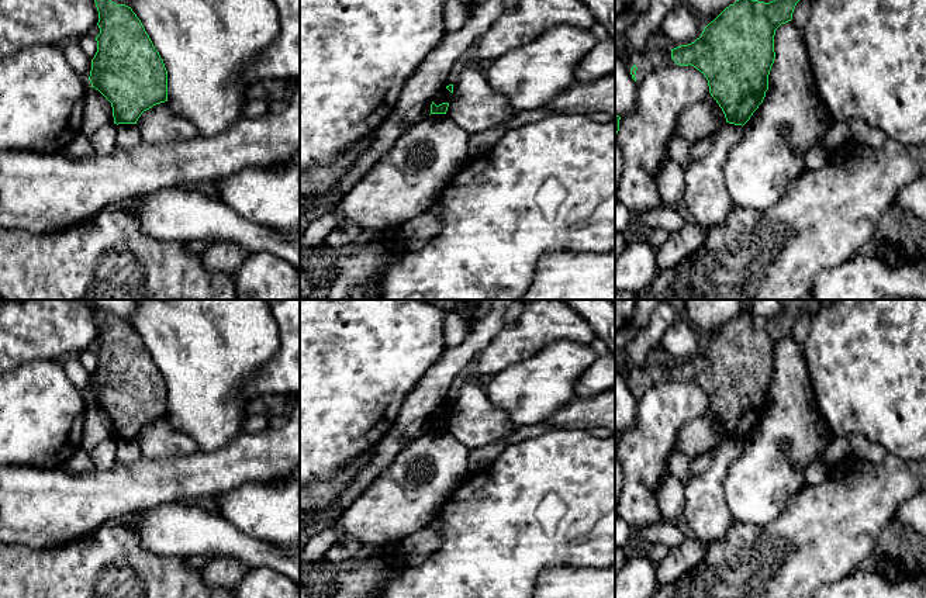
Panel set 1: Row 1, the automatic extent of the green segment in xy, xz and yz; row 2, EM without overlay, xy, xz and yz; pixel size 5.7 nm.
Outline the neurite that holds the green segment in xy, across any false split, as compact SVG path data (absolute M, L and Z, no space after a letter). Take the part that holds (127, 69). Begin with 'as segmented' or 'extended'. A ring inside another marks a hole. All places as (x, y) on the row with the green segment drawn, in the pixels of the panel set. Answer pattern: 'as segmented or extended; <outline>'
as segmented; M94 3L100 34L89 80L111 103L114 124L137 124L144 111L167 101L167 70L131 7Z

